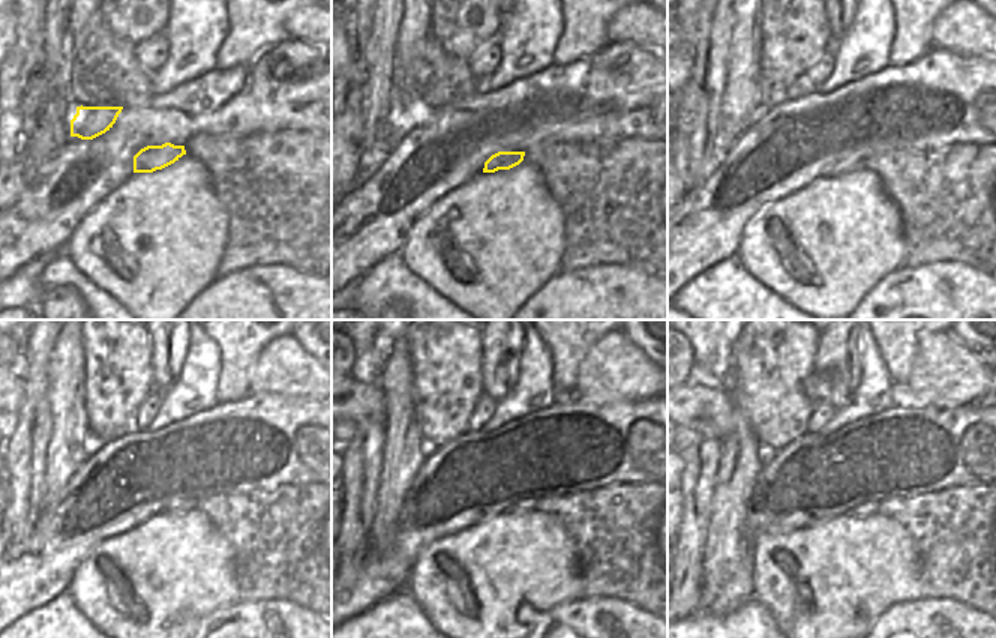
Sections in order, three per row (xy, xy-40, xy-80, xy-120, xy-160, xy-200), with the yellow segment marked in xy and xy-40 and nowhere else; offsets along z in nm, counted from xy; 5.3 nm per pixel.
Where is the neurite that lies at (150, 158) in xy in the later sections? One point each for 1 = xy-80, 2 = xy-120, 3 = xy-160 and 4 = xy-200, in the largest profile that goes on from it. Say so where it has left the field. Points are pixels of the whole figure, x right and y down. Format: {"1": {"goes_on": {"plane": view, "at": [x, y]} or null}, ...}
{"1": {"goes_on": {"plane": "xy-80", "at": [842, 168]}}, "2": {"goes_on": {"plane": "xy-120", "at": [189, 505]}}, "3": {"goes_on": {"plane": "xy-160", "at": [528, 505]}}, "4": {"goes_on": {"plane": "xy-200", "at": [864, 509]}}}

